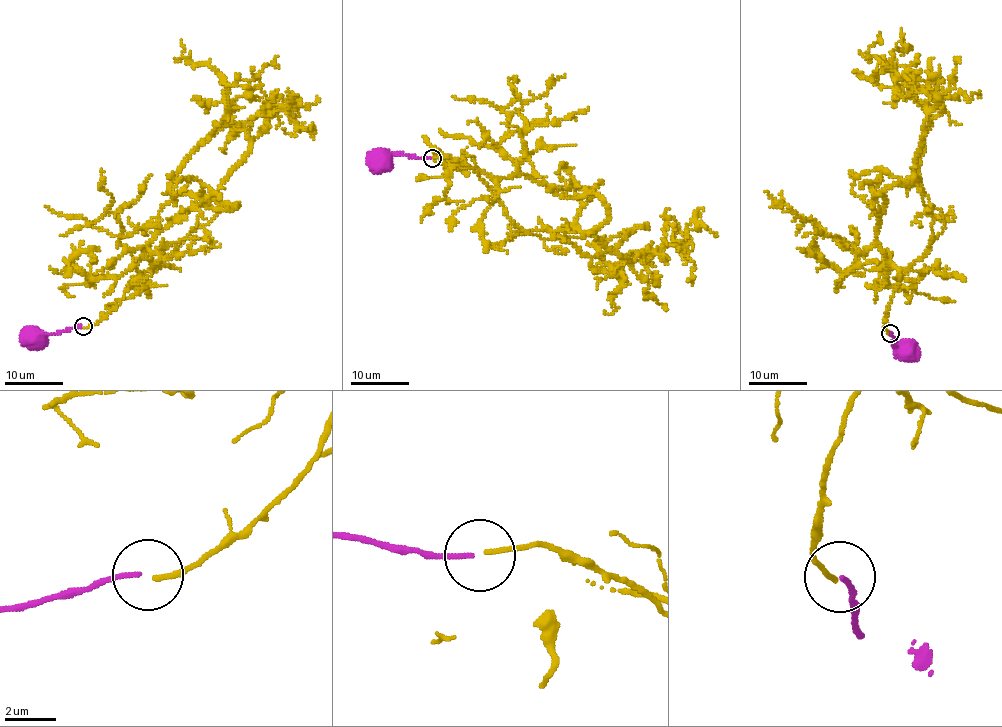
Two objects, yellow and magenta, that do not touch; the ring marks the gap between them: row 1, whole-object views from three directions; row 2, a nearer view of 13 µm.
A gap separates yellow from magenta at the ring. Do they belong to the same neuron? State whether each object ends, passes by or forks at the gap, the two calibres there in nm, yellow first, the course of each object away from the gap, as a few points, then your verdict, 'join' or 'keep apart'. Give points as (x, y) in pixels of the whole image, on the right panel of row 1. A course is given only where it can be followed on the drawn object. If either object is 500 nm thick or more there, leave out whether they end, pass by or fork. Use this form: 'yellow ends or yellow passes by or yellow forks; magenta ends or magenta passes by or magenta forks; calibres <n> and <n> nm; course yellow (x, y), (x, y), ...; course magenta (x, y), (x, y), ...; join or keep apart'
yellow ends; magenta ends; calibres 200 and 180 nm; course yellow (890, 334), (895, 288), (932, 235), (913, 179), (928, 111), (889, 63), (906, 50), (900, 29); course magenta (891, 333), (894, 344), (905, 349); keep apart

